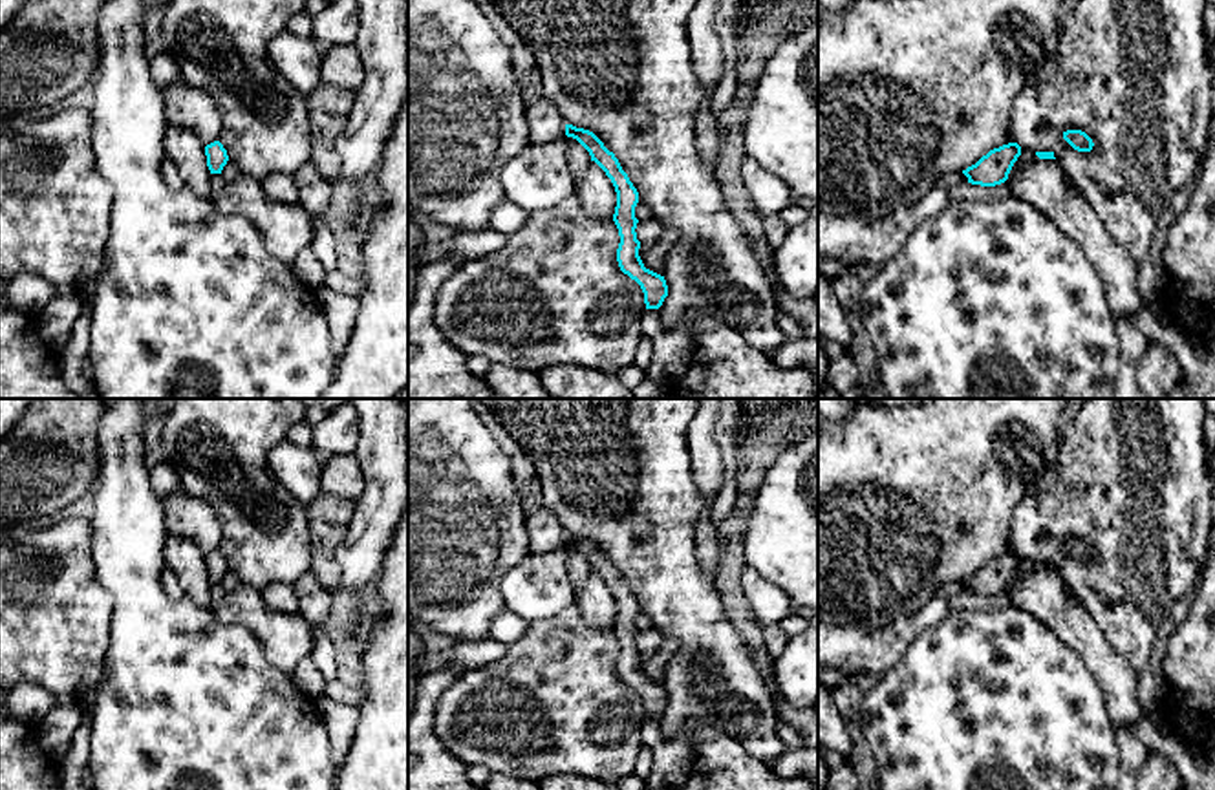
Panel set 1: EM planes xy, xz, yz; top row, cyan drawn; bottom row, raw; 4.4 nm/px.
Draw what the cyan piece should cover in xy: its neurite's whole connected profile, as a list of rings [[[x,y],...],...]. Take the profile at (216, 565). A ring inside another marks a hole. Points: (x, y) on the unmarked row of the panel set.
[[[214,550],[205,556],[205,565],[207,565],[207,576],[210,583],[221,583],[223,576],[229,571],[227,560],[220,550]]]

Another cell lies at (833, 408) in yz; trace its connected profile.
[[[818,399],[818,413],[827,419],[847,419],[853,404],[853,399]]]

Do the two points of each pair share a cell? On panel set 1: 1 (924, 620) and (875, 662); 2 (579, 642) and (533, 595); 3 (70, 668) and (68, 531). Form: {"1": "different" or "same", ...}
{"1": "same", "2": "different", "3": "same"}

